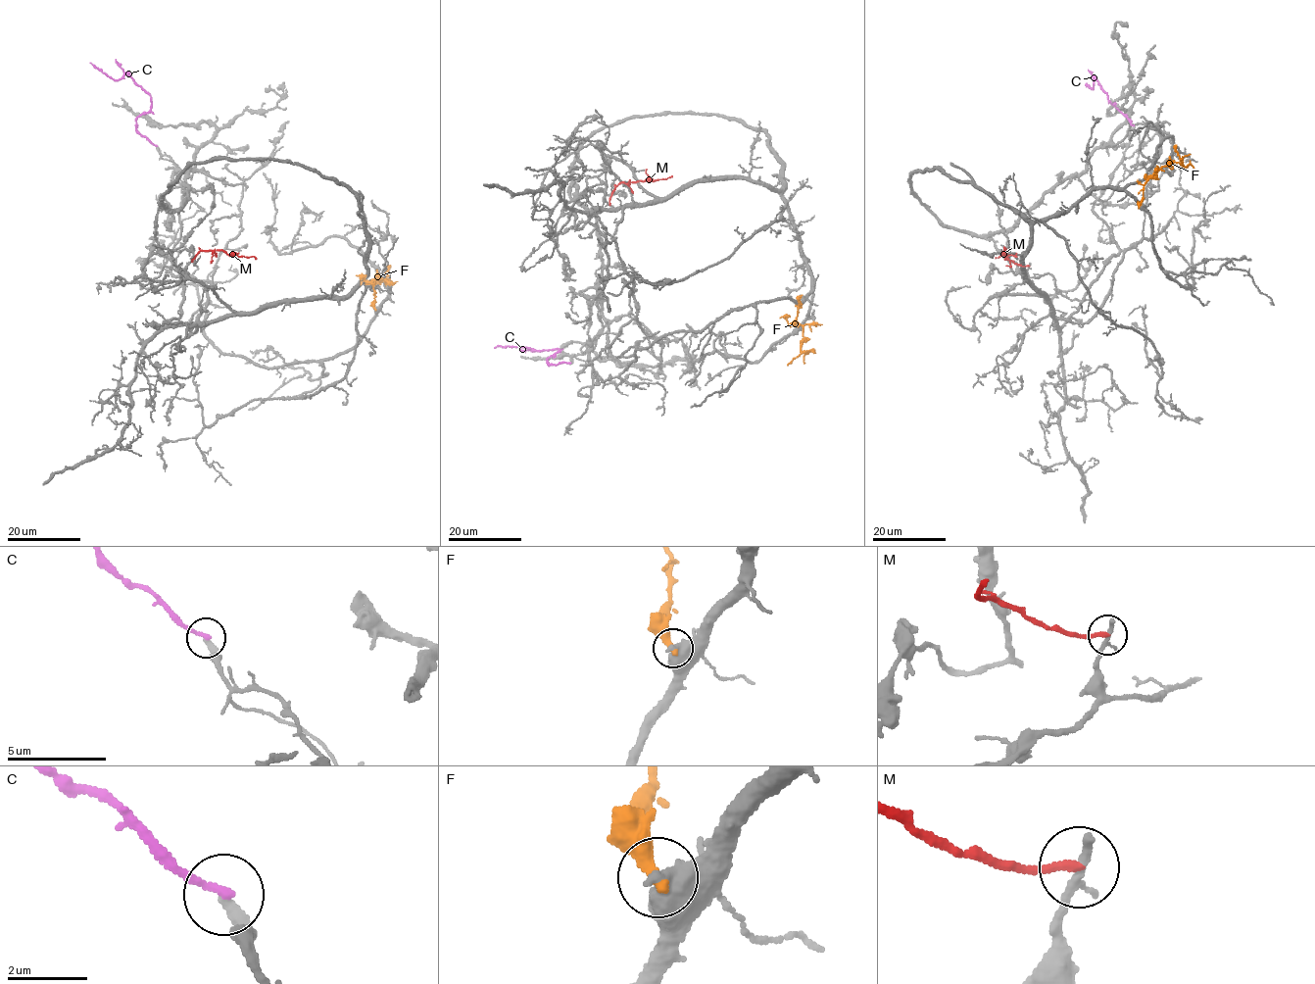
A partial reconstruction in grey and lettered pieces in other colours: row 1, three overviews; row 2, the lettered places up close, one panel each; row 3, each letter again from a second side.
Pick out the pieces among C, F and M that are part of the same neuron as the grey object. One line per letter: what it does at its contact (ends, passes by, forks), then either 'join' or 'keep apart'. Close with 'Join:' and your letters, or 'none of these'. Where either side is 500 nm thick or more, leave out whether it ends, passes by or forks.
C: it ends there; keep apart
F: keep apart
M: it ends there; keep apart
Join: none of these

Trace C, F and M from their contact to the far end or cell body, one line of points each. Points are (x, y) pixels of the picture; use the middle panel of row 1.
C: (569, 363), (548, 364), (547, 359), (560, 352), (556, 348), (539, 352), (525, 347), (494, 348)
F: (801, 295), (797, 320), (803, 329), (800, 350), (814, 351)
M: (609, 205), (612, 191), (621, 183), (666, 179), (672, 175)

